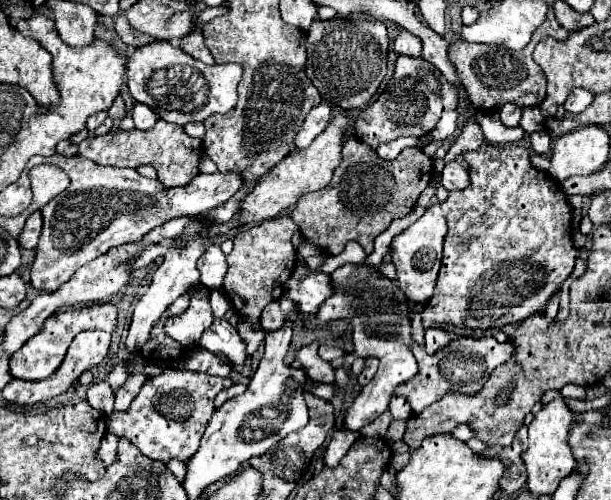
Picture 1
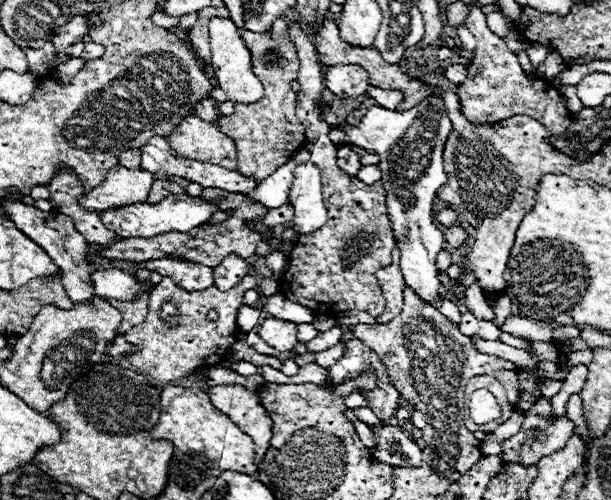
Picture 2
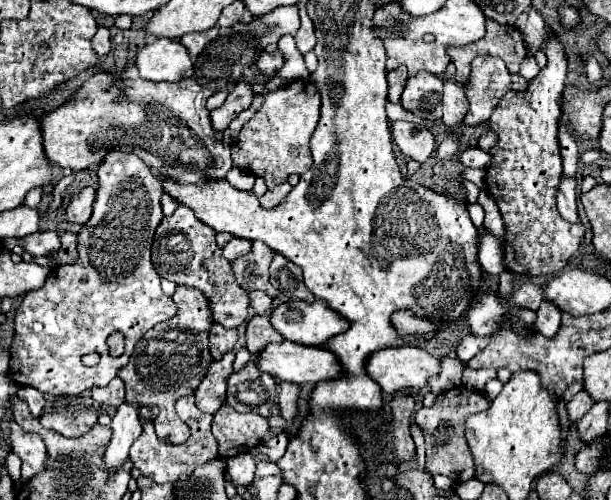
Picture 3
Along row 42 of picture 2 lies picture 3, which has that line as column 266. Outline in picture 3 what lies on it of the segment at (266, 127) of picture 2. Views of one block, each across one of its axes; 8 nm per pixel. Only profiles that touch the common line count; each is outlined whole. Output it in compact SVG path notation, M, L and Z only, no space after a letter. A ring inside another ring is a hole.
M252 242L252 248L248 254L236 258L230 262L230 268L236 276L236 282L246 292L262 290L270 298L276 298L280 292L270 284L269 266L275 252L266 248L262 242Z

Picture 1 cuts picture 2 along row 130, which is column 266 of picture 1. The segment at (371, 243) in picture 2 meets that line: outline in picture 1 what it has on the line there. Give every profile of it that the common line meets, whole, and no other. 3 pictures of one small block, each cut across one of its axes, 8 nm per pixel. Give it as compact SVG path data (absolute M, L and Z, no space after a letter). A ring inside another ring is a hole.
M270 302L262 314L260 314L260 324L264 330L278 330L284 324L284 314L278 308L278 302Z

